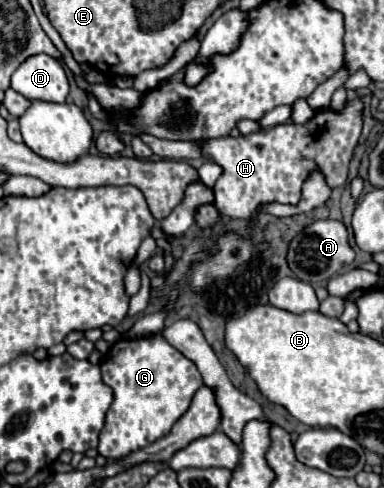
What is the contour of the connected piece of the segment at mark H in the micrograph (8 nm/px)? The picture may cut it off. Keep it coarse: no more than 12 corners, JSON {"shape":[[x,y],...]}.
{"shape":[[363,103],[305,125],[207,141],[221,215],[297,203],[307,173],[343,185]]}

